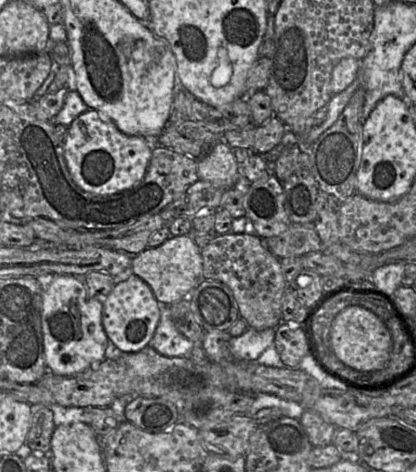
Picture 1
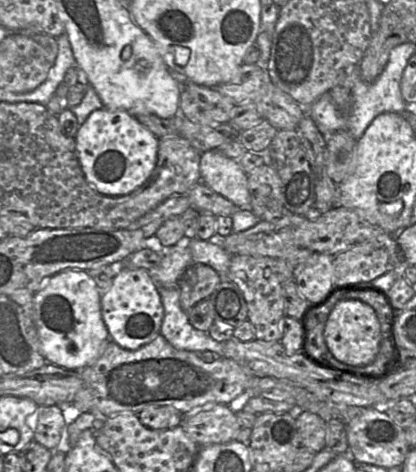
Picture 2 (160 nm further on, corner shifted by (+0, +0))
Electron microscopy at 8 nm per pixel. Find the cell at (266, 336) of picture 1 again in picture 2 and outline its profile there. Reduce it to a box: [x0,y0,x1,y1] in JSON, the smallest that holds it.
[158,286,225,357]

